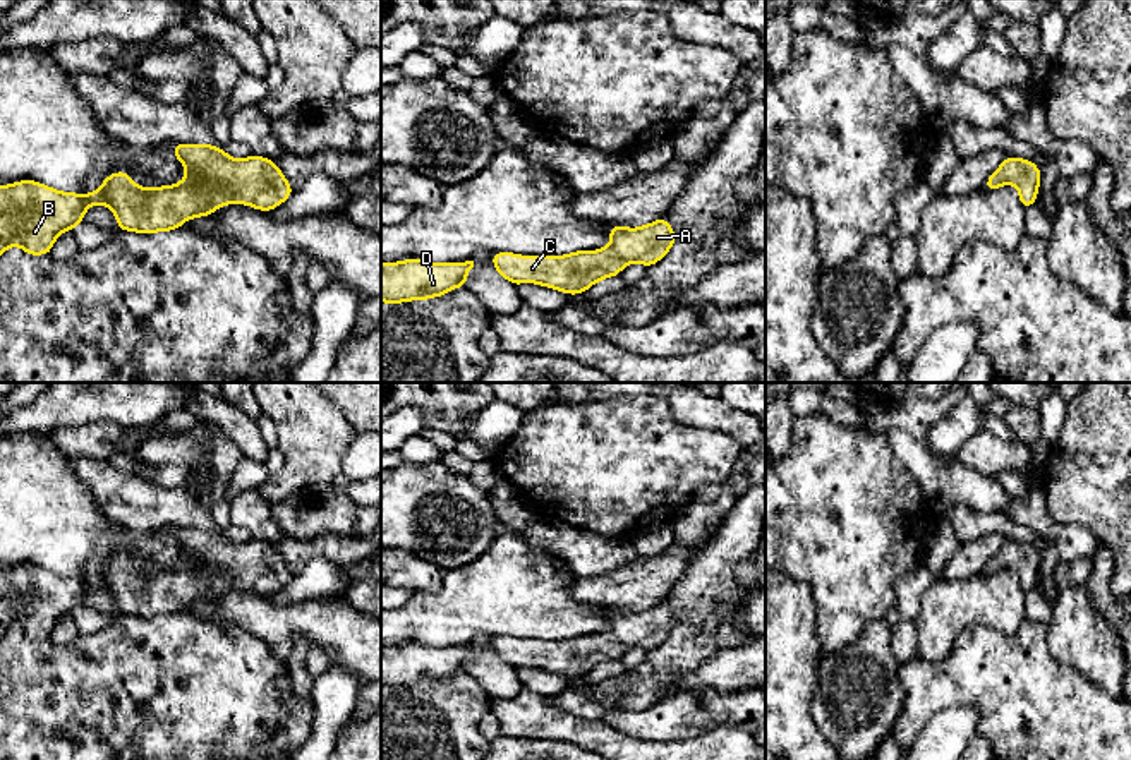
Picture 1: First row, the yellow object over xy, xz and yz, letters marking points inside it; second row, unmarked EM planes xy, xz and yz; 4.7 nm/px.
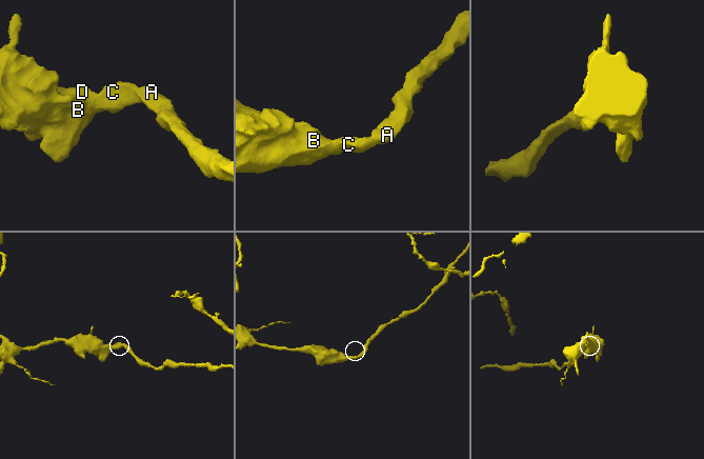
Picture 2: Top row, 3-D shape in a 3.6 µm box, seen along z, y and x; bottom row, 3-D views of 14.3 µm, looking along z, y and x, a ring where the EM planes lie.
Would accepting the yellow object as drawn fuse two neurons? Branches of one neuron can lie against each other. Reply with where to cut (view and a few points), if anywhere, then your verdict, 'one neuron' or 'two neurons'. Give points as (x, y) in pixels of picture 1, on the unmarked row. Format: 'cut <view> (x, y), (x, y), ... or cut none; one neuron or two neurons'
cut none; one neuron

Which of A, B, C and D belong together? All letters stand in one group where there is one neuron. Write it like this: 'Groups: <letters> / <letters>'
Groups: A B C D

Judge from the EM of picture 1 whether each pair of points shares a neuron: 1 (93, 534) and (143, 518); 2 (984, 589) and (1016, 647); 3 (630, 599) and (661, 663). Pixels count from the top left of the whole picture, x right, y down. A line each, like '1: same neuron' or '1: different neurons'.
1: different neurons
2: different neurons
3: different neurons

